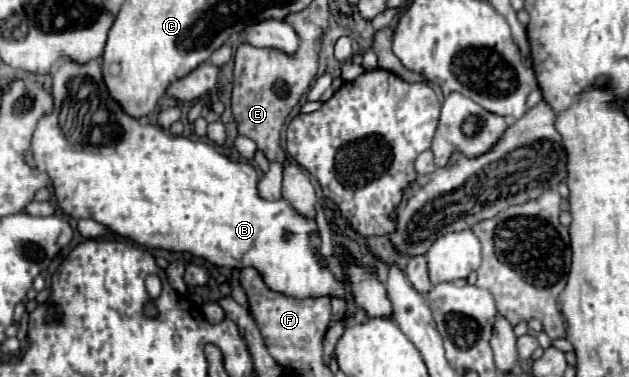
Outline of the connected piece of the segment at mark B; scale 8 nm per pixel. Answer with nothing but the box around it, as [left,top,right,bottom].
[31,57,393,317]

